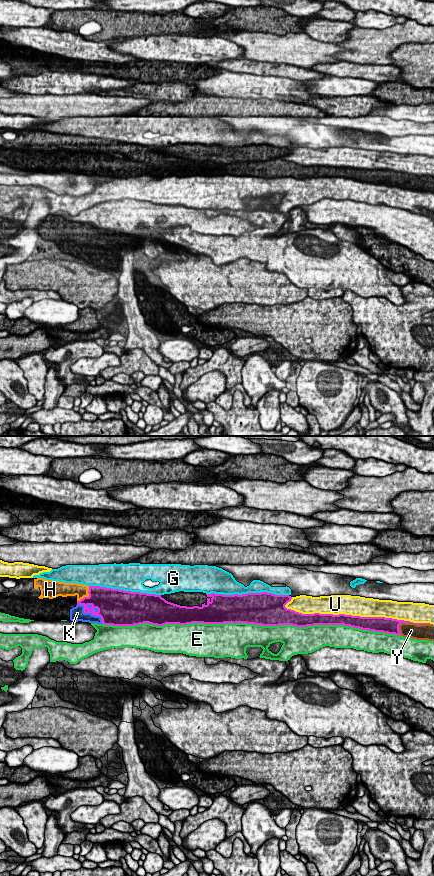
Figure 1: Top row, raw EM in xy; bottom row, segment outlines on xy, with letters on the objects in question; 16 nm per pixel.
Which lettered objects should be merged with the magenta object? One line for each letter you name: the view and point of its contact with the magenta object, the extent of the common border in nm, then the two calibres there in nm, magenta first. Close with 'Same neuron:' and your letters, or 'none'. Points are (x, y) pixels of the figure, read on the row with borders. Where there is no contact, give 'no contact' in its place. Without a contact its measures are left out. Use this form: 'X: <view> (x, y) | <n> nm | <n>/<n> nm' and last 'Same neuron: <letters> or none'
H: xy (87, 597) | 320 nm | 380/200 nm
Y: xy (401, 622) | 280 nm | 260/260 nm
Same neuron: H, Y

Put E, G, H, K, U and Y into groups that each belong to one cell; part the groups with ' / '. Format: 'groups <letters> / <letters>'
groups E / G / H Y / K / U

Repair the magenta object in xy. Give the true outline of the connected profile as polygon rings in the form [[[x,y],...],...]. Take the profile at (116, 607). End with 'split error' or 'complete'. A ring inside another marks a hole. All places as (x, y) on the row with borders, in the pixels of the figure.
[[[43,578],[34,579],[34,589],[40,588],[41,595],[39,599],[49,598],[53,599],[58,596],[77,596],[77,605],[84,606],[84,613],[91,613],[95,616],[100,616],[102,619],[102,624],[113,625],[113,626],[134,626],[144,623],[149,623],[152,625],[163,626],[166,624],[179,624],[187,625],[192,623],[203,623],[203,624],[224,624],[224,623],[246,623],[262,626],[279,626],[279,625],[292,625],[296,627],[307,627],[314,625],[344,625],[354,628],[359,628],[362,630],[369,630],[374,632],[383,632],[388,634],[395,634],[403,637],[408,637],[416,640],[428,640],[434,641],[434,625],[430,623],[413,623],[410,621],[397,620],[385,617],[360,617],[352,615],[333,615],[333,614],[302,614],[291,609],[287,609],[285,605],[291,601],[292,597],[289,595],[275,595],[272,593],[261,592],[261,593],[247,593],[247,594],[234,594],[234,595],[223,595],[223,594],[206,594],[207,603],[202,604],[201,607],[193,606],[180,606],[171,602],[166,601],[161,595],[147,594],[140,592],[124,591],[119,589],[112,589],[100,586],[87,586],[78,583],[65,583],[59,581],[46,580]]] | split error

